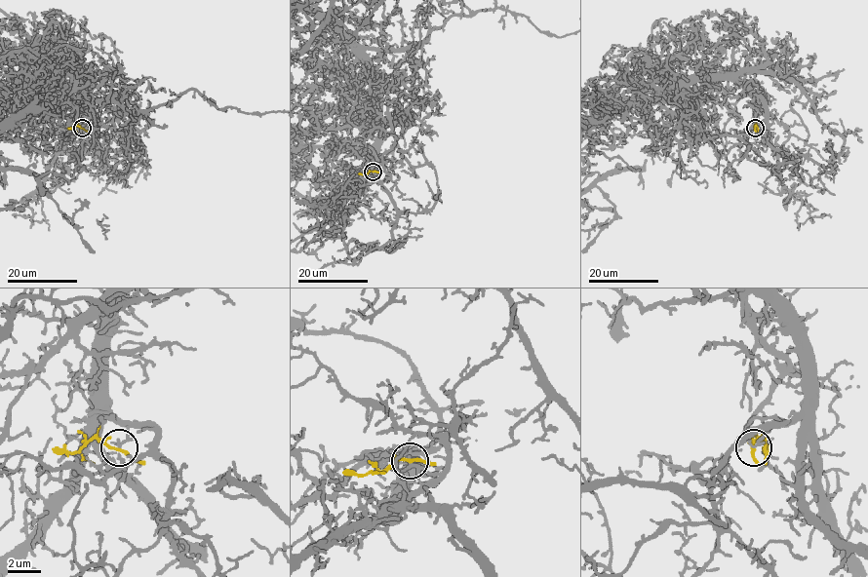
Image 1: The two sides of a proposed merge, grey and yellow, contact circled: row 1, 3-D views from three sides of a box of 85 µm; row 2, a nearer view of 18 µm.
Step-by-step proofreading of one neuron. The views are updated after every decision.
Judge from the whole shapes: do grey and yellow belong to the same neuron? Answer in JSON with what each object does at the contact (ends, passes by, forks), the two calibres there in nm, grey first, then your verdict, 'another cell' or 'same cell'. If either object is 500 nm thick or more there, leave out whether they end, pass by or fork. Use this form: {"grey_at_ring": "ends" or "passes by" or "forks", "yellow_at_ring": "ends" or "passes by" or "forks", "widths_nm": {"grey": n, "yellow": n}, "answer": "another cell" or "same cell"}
{"grey_at_ring": "ends", "yellow_at_ring": "forks", "widths_nm": {"grey": 200, "yellow": 130}, "answer": "another cell"}

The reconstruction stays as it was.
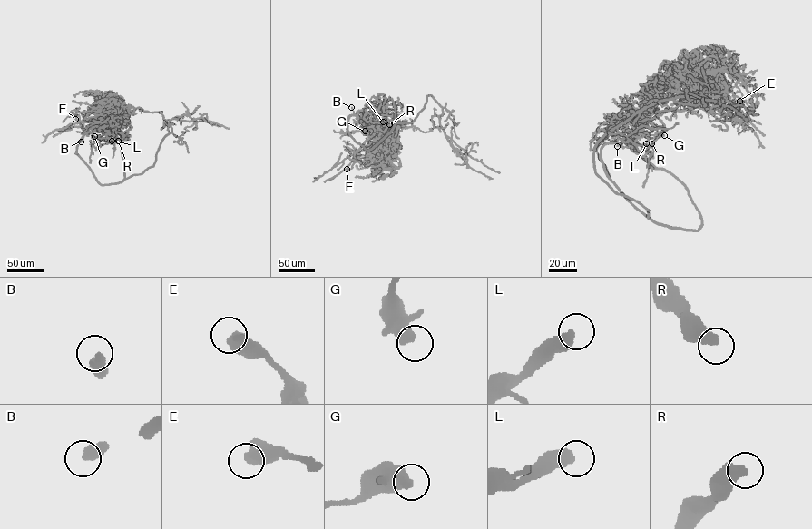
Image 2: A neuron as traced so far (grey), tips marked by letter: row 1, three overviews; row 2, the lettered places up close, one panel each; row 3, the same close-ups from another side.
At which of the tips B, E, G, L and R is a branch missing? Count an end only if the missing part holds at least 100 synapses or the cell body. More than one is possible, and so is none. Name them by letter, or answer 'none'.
B

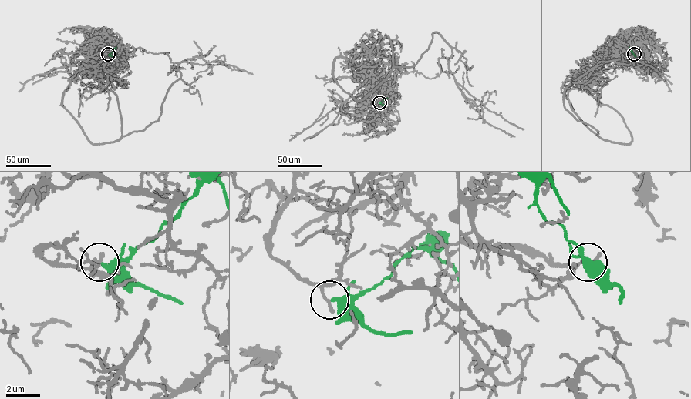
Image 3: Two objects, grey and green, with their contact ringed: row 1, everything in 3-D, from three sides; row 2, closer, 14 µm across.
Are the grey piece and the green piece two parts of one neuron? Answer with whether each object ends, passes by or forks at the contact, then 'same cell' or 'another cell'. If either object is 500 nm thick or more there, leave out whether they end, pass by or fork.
grey ends there; green ends there; another cell

